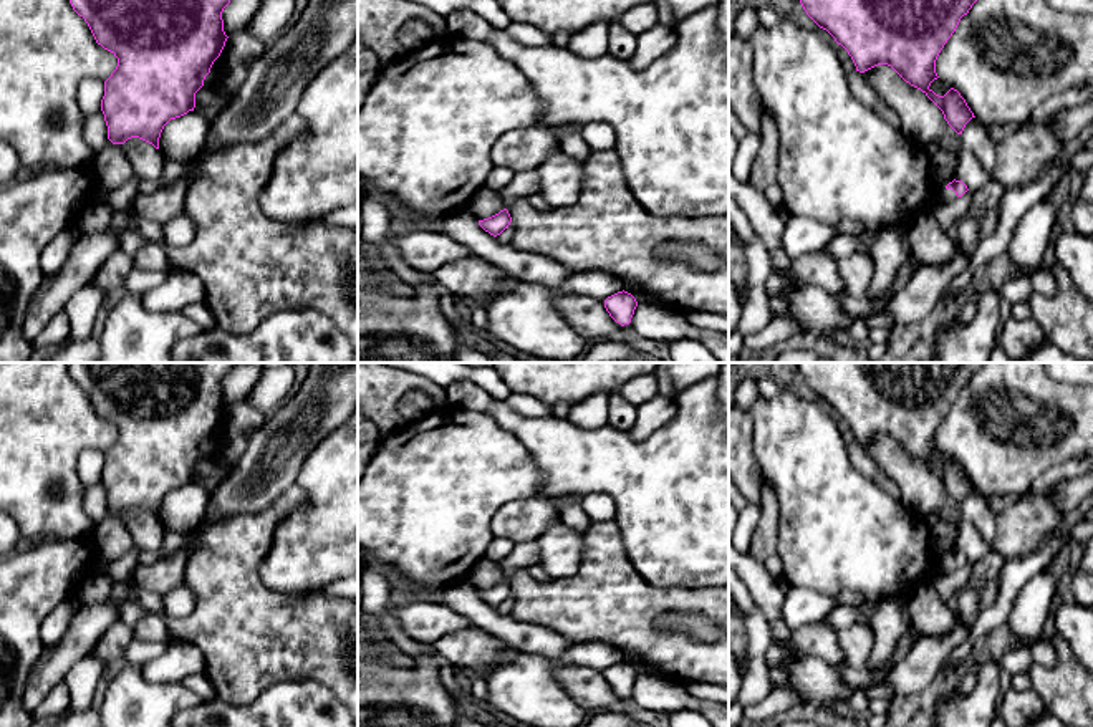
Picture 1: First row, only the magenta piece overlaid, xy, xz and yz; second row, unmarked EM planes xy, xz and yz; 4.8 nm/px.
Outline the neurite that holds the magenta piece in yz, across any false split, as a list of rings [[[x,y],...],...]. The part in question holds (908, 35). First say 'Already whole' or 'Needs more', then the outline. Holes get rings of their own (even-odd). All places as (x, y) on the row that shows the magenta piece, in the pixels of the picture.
Already whole. [[[800,0],[807,15],[826,30],[851,56],[856,71],[878,65],[891,66],[906,83],[921,89],[944,114],[947,124],[962,134],[975,118],[961,93],[951,88],[944,96],[929,86],[937,79],[936,60],[956,31],[961,18],[977,0]]]

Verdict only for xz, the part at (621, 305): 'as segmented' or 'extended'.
as segmented

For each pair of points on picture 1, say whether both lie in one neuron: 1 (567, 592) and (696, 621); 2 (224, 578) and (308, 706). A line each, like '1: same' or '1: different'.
1: different
2: different

